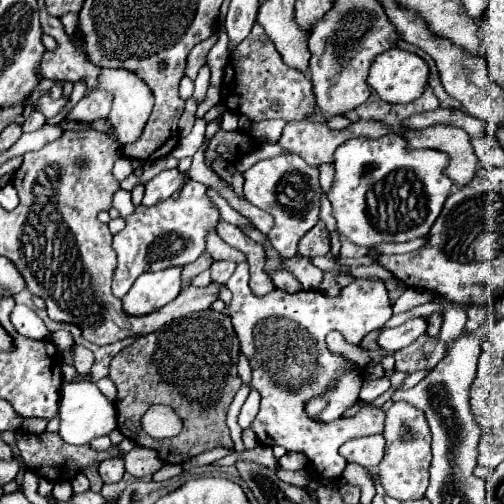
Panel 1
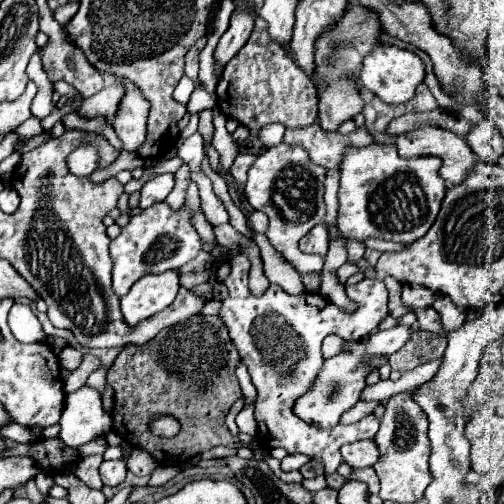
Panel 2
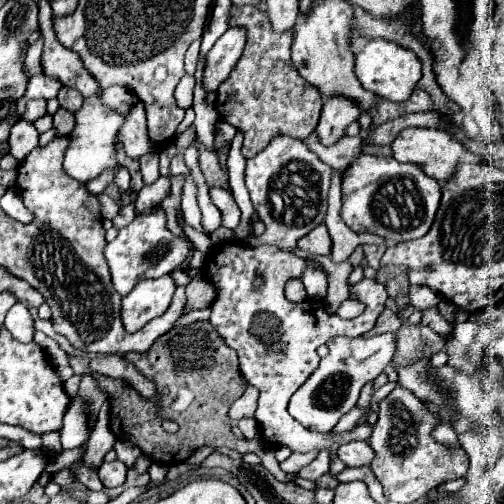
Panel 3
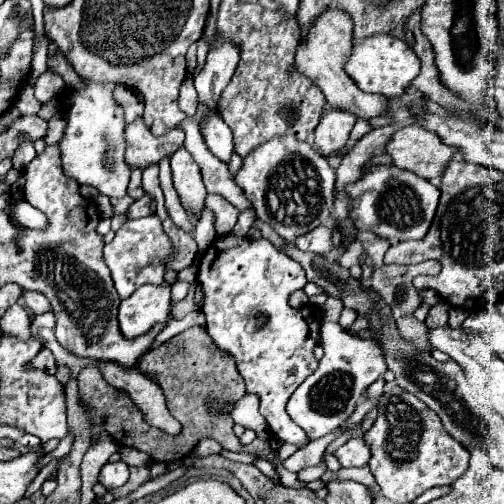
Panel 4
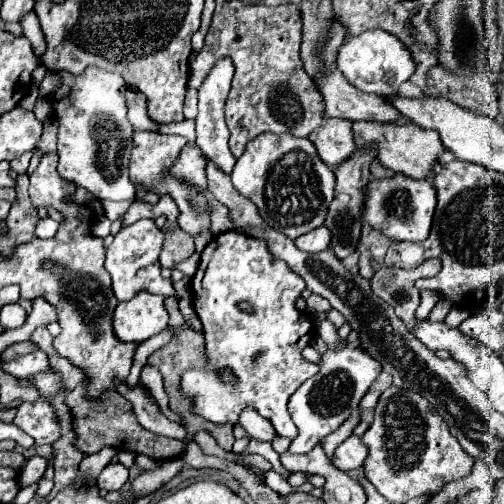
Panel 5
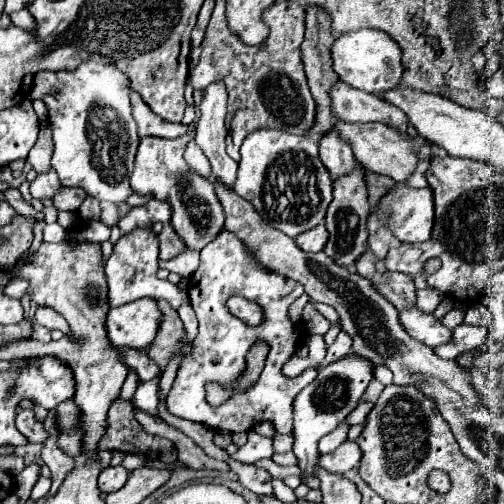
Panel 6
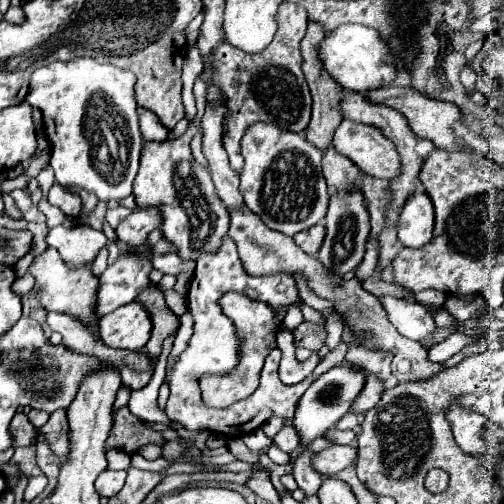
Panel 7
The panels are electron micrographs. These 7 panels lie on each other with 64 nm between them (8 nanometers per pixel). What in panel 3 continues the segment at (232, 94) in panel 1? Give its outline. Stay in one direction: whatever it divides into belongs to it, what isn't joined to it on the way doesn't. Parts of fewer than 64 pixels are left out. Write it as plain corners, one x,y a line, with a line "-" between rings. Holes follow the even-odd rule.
234,6
230,10
229,25
246,26
248,42
236,68
232,68
232,76
228,76
216,92
216,108
224,122
230,122
236,130
244,132
242,154
252,158
256,152
264,150
270,138
278,132
292,138
306,138
318,124
322,96
316,86
308,84
296,72
296,66
290,60
292,32
272,32
268,16
254,6

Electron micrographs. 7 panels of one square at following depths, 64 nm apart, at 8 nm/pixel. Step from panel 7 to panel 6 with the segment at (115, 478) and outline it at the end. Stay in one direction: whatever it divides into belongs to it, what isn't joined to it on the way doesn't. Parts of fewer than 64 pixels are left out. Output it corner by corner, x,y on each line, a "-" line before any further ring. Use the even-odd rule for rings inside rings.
108,466
98,476
98,488
104,494
116,492
126,484
126,478
128,478
128,472
126,472
124,466

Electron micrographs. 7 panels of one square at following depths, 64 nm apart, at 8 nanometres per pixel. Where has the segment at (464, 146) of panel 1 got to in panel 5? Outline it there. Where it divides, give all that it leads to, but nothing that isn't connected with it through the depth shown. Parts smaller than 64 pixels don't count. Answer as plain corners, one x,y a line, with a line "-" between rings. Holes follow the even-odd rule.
354,122
354,144
356,148
362,148
364,144
376,144
378,146
378,158
384,166
388,166
394,172
402,172
406,176
412,176
416,180
434,176
434,168
438,164
440,154
444,152
442,142
436,132
424,130
416,124
380,124
380,122

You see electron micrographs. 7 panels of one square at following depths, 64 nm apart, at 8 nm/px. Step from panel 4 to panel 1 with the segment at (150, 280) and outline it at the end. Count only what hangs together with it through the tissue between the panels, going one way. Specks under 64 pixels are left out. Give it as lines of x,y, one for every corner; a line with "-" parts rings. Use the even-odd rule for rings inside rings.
188,180
178,198
162,200
156,206
140,204
130,216
126,216
126,226
114,236
112,244
118,256
118,266
112,282
114,296
122,298
144,270
150,272
170,266
186,266
206,250
206,236
214,232
220,222
220,212
206,192
206,184

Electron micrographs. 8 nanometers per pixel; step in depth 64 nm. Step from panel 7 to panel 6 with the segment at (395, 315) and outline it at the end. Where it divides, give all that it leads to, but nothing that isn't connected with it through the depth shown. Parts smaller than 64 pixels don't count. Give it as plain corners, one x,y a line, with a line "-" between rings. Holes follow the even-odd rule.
410,308
406,312
400,312
400,322
404,324
406,332
420,340
422,344
436,348
436,342
446,344
452,338
452,330
446,328
440,320
436,320
432,314
424,314
418,308

